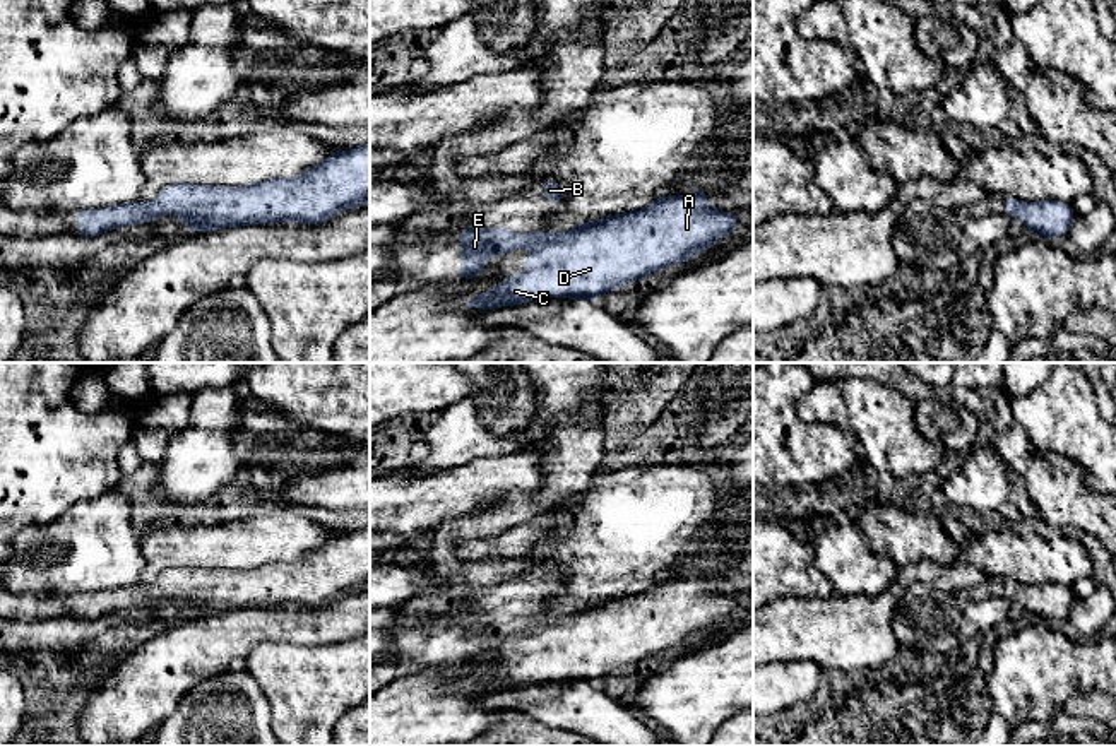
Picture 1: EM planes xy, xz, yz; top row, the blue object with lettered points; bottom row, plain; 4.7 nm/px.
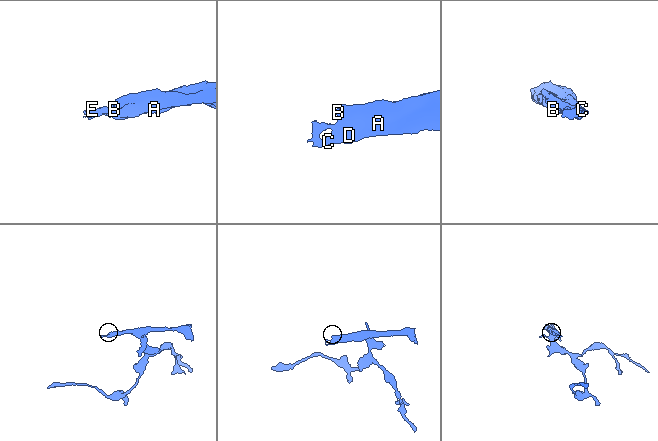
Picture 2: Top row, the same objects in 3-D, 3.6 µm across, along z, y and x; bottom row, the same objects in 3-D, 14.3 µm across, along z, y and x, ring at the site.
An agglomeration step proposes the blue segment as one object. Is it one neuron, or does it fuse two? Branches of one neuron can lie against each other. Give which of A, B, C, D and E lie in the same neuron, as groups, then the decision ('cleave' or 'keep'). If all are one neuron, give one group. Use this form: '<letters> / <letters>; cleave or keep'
A B C D E; keep

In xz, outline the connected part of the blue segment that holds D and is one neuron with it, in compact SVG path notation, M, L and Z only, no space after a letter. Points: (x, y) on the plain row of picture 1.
M710 575L686 578L659 578L642 594L606 599L599 604L580 606L565 614L513 616L505 611L474 611L460 614L460 666L479 660L491 640L527 631L525 652L498 666L491 674L472 679L466 691L495 693L517 690L548 681L597 683L628 666L662 655L673 647L690 645L698 635L712 631L739 609L738 595L722 595L705 587Z

